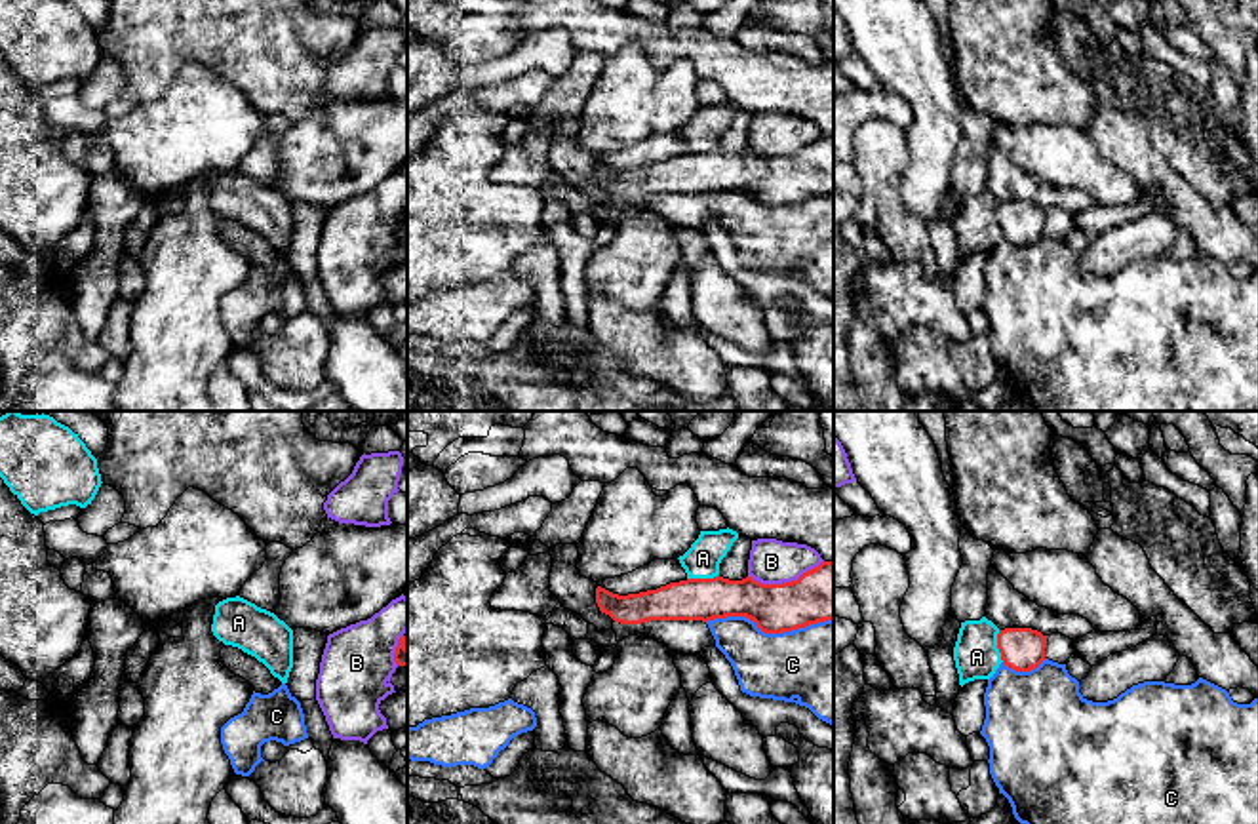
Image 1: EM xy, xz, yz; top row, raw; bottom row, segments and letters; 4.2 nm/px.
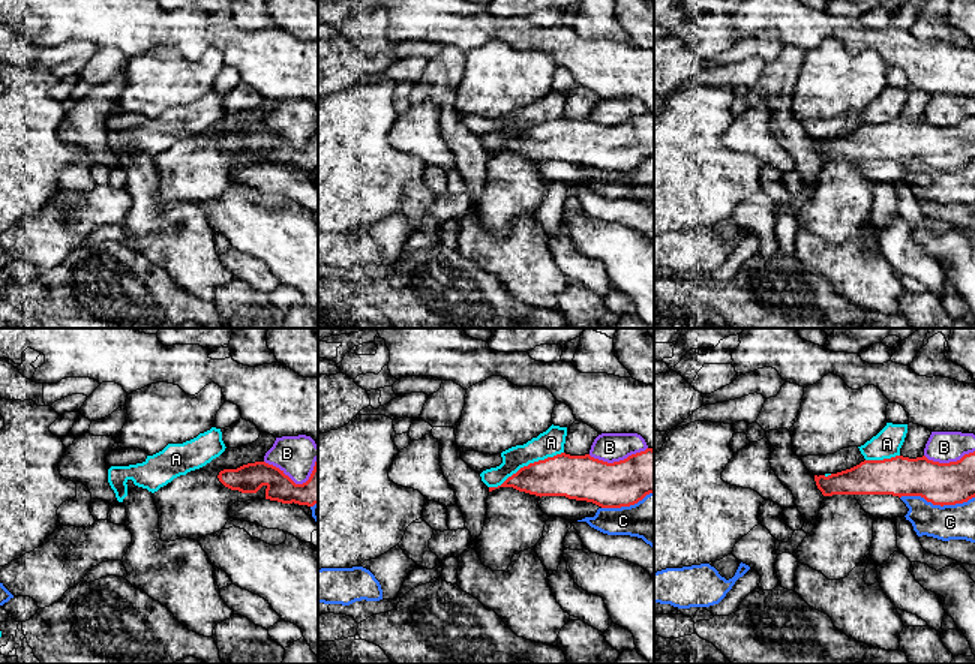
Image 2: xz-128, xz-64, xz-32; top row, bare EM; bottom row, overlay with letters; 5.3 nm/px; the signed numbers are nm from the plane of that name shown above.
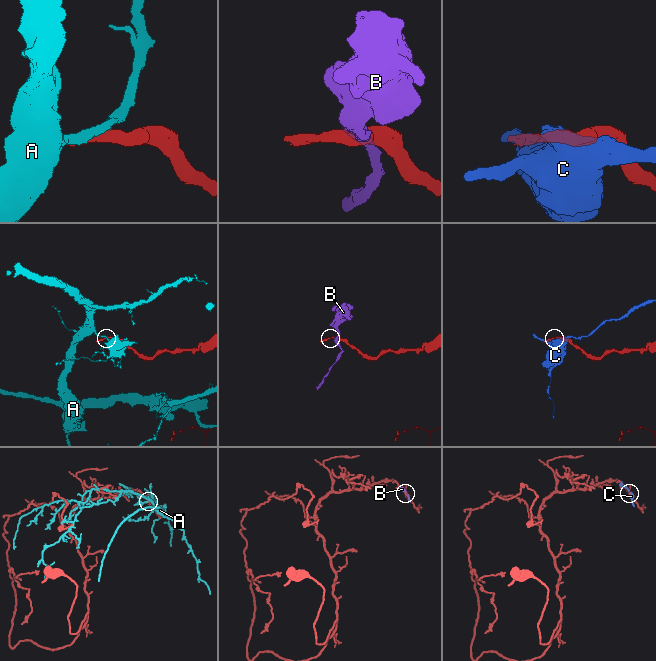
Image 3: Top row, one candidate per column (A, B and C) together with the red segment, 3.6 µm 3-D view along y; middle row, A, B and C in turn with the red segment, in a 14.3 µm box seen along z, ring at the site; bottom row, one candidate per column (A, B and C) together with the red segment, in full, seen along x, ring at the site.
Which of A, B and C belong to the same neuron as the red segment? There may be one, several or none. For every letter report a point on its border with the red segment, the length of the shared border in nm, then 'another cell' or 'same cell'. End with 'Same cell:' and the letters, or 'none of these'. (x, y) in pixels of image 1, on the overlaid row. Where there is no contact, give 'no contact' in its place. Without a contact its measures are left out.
A: meets red in xz at (703, 579); contact 140 nm long; another cell
B: meets red in xz at (785, 583); contact 320 nm long; another cell
C: meets red in xz at (769, 632); contact 550 nm long; another cell
Same cell: none of these

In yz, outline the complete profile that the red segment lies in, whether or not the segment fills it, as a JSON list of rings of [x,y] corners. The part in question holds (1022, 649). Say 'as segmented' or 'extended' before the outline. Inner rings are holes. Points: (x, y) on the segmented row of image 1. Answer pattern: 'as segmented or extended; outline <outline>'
as segmented; outline [[[1005,628],[997,634],[997,649],[1005,666],[1030,672],[1045,660],[1047,636],[1032,628]]]

